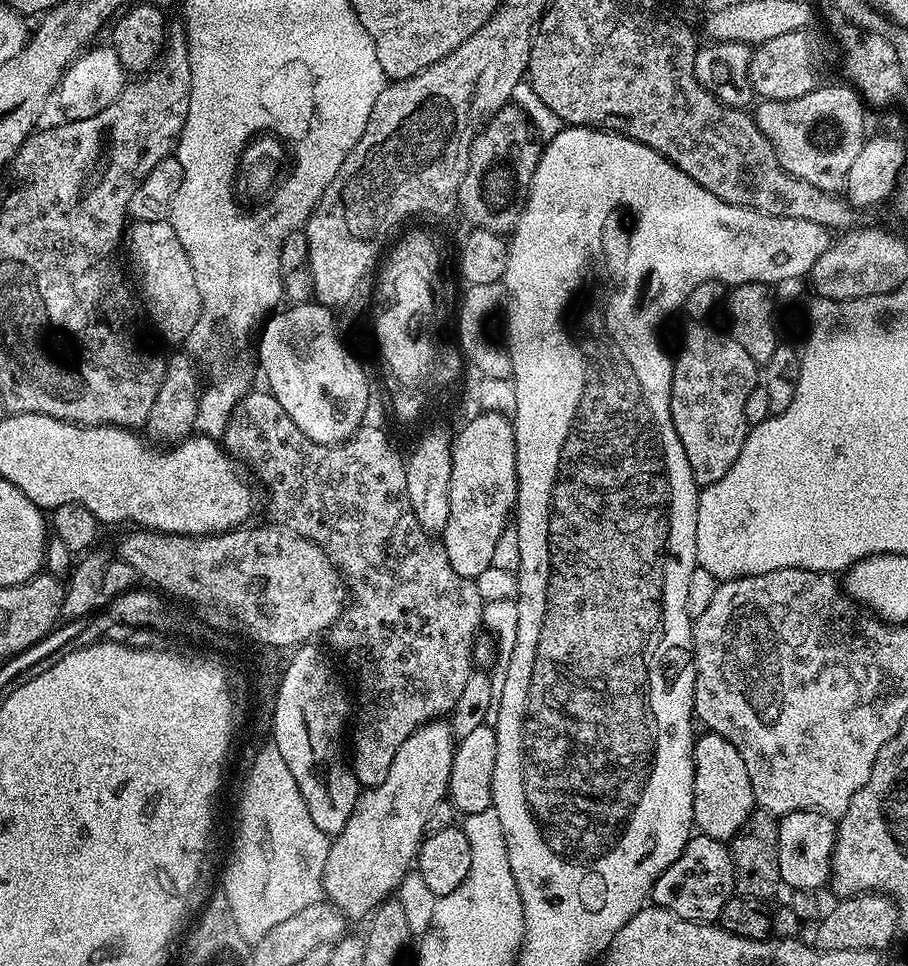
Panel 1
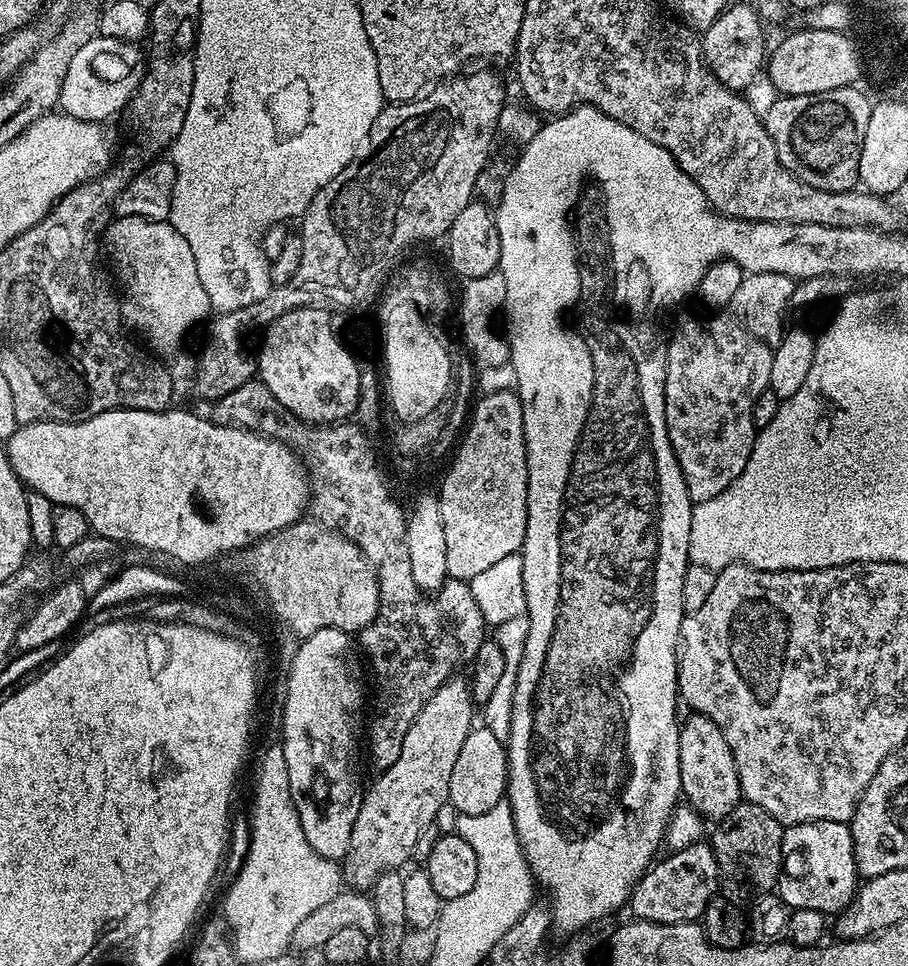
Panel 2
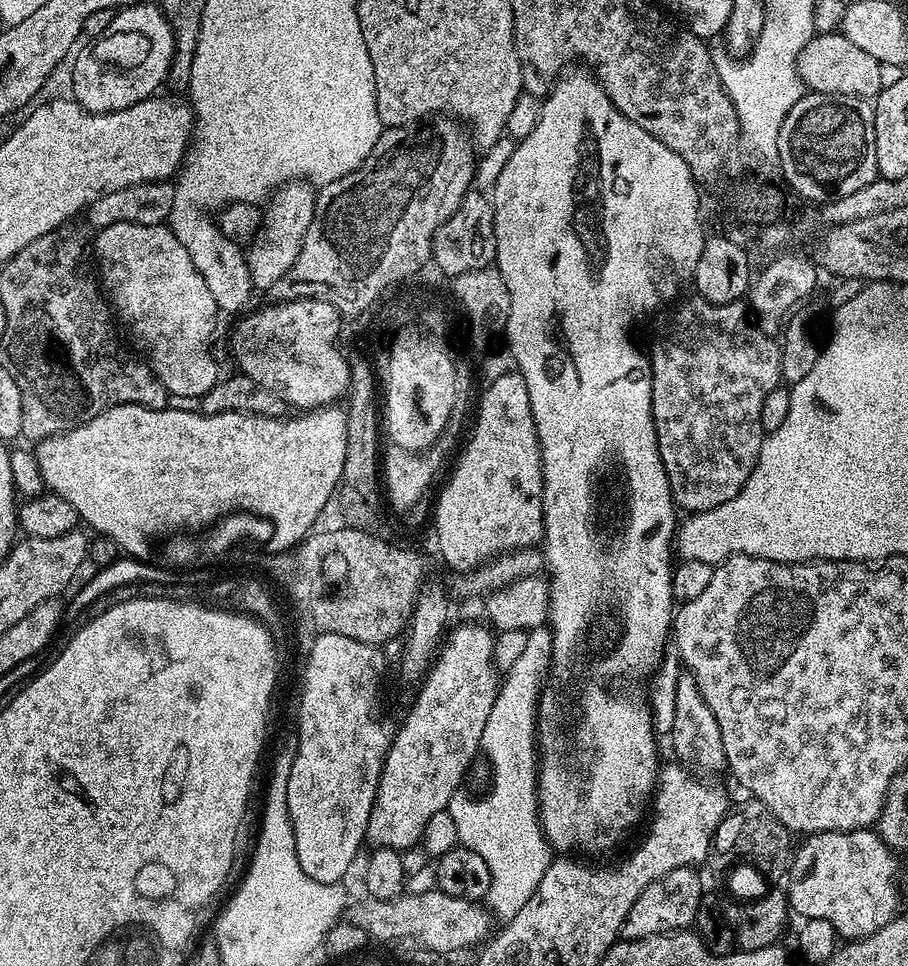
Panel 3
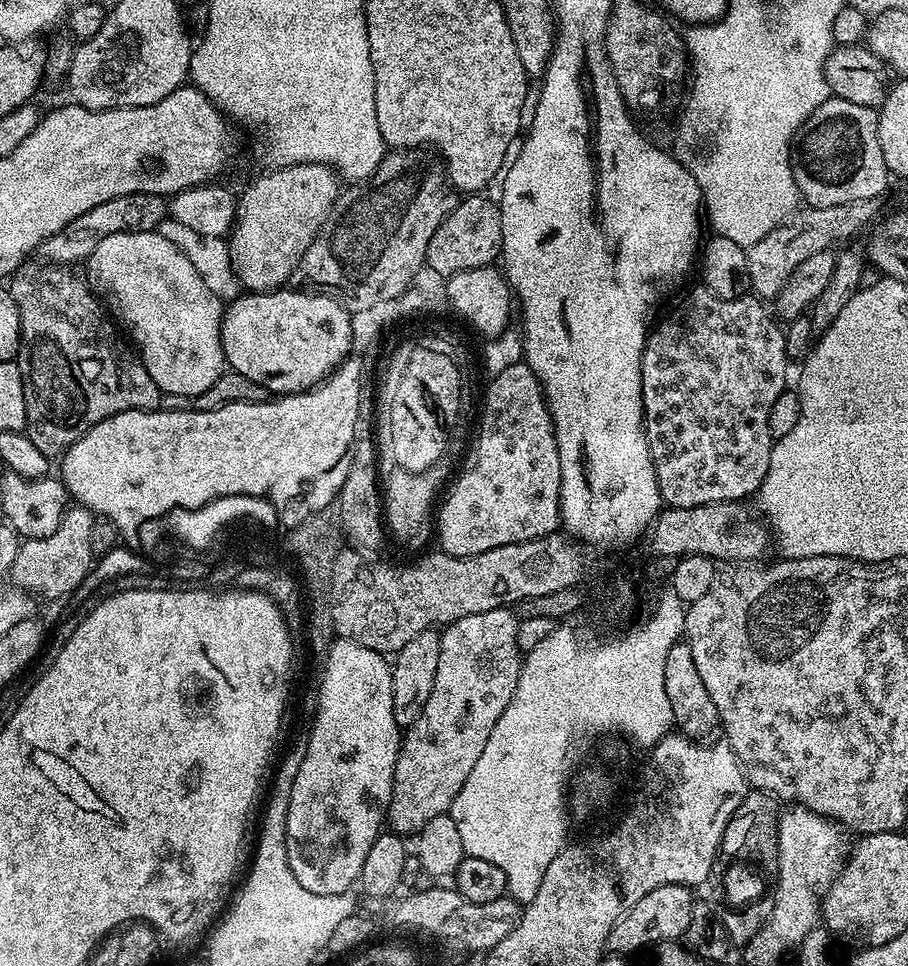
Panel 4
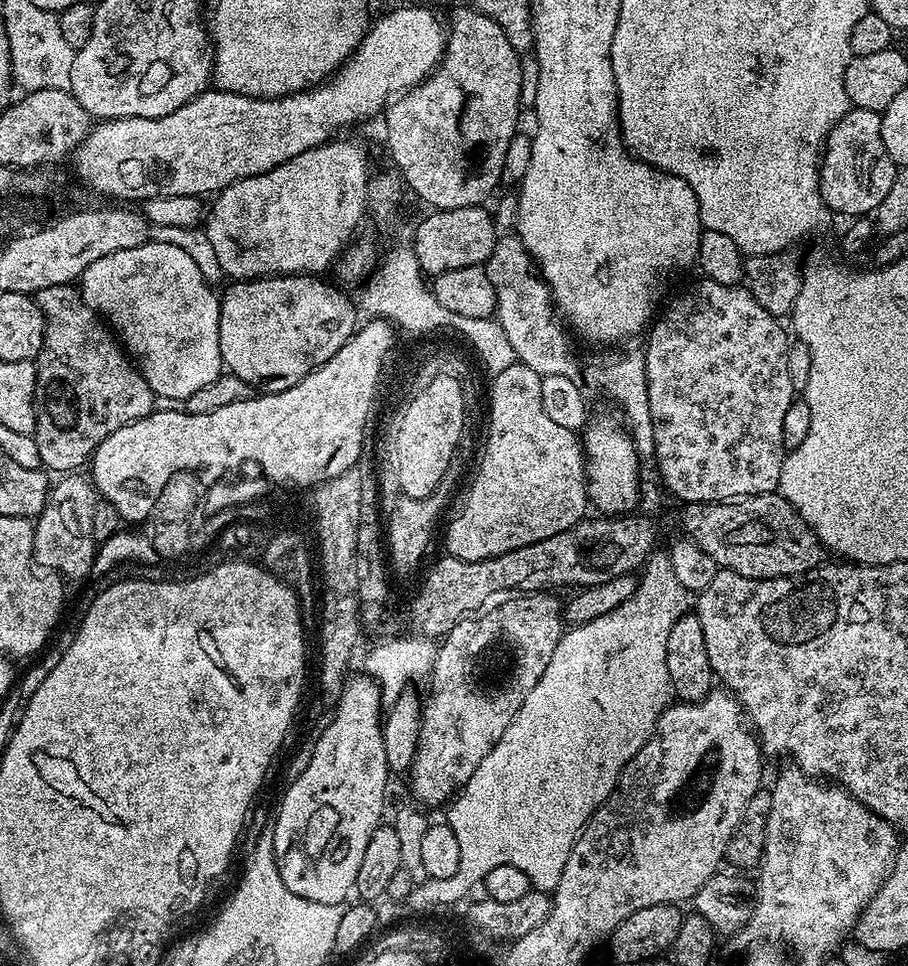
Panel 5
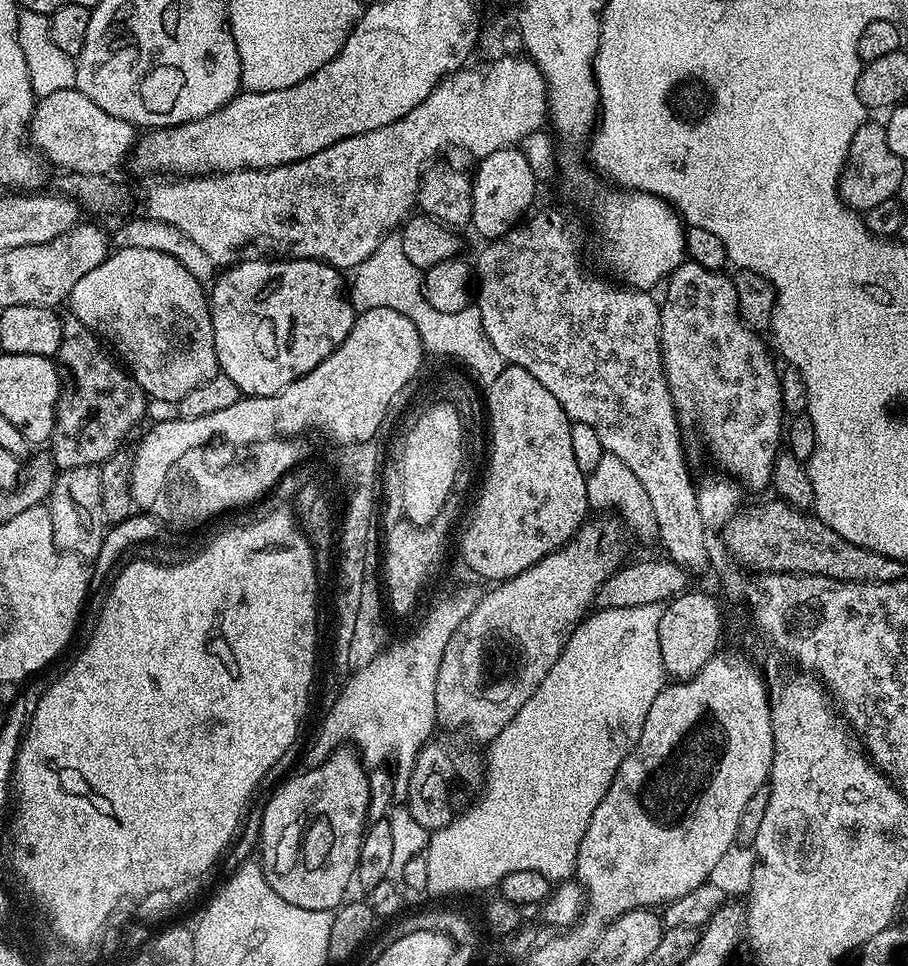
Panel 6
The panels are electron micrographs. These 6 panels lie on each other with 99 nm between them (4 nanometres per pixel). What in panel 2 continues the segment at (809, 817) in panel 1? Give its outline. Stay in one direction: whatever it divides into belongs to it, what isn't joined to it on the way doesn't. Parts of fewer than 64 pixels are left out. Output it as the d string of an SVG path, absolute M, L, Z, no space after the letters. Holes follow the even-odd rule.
M802 822L785 827L782 838L784 870L778 895L789 908L839 914L856 897L858 873L852 829L842 822Z

